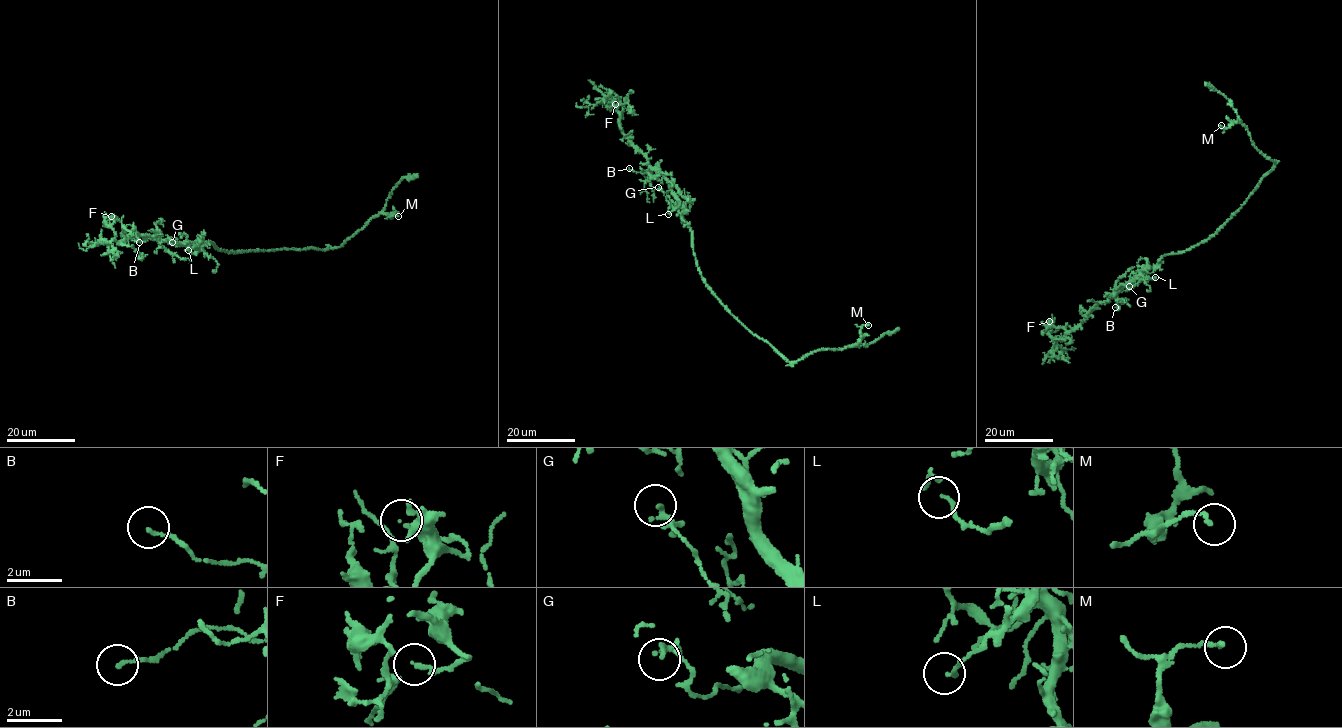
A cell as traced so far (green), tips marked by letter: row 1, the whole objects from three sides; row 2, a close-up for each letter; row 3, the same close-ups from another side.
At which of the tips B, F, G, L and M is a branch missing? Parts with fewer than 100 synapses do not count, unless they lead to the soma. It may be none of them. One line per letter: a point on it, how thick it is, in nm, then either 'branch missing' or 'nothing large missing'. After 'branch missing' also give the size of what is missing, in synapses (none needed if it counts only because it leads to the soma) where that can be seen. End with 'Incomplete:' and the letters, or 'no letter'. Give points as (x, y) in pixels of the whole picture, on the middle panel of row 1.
B: at (629, 168); 130 nm thick; nothing large missing
F: at (615, 104); 70 nm thick; nothing large missing
G: at (658, 187); 130 nm thick; nothing large missing
L: at (668, 214); 80 nm thick; nothing large missing
M: at (868, 325); 160 nm thick; nothing large missing
Incomplete: no letter

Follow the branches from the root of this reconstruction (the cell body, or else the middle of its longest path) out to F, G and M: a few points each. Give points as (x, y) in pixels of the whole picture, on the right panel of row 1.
F: (1206, 240), (1143, 268), (1108, 301), (1093, 306), (1062, 340), (1049, 335), (1049, 321)
G: (1206, 240), (1183, 251), (1164, 254), (1156, 266), (1144, 269), (1146, 272), (1143, 279), (1129, 286)
M: (1206, 240), (1235, 214), (1274, 163), (1254, 145), (1240, 120), (1226, 128), (1221, 125)

